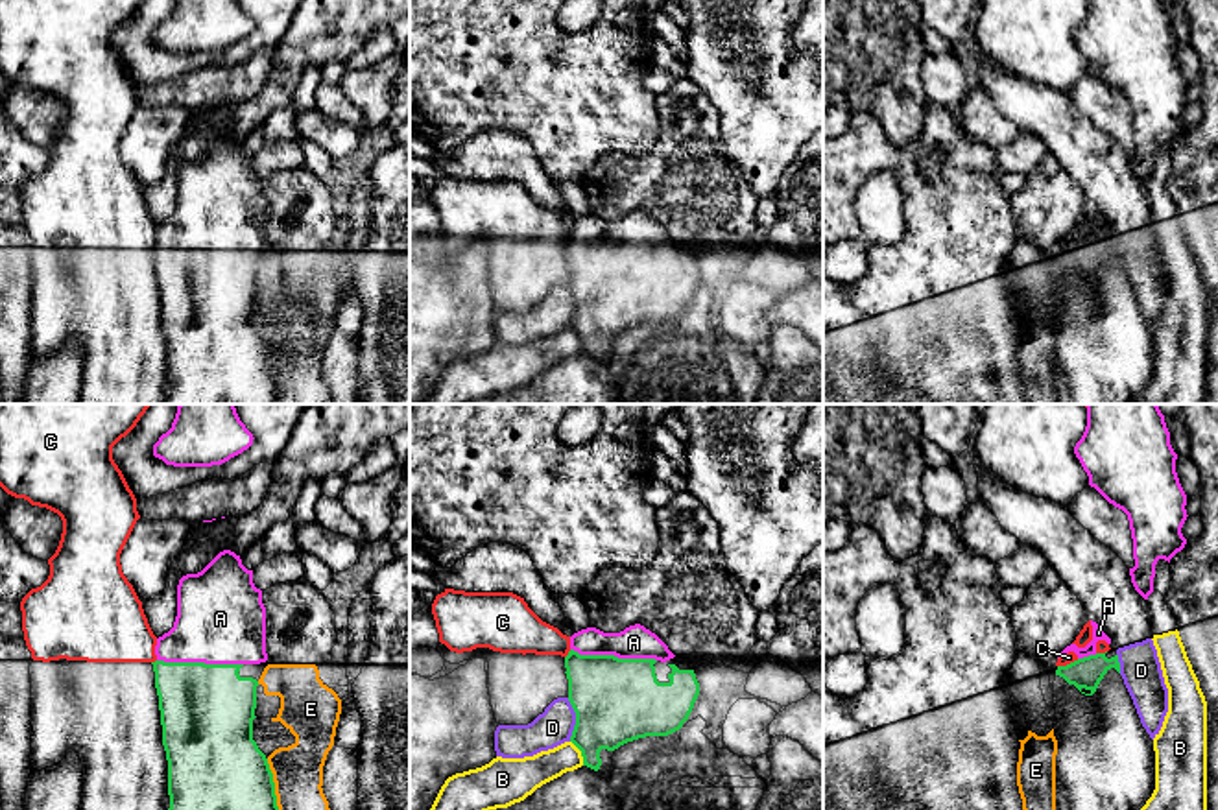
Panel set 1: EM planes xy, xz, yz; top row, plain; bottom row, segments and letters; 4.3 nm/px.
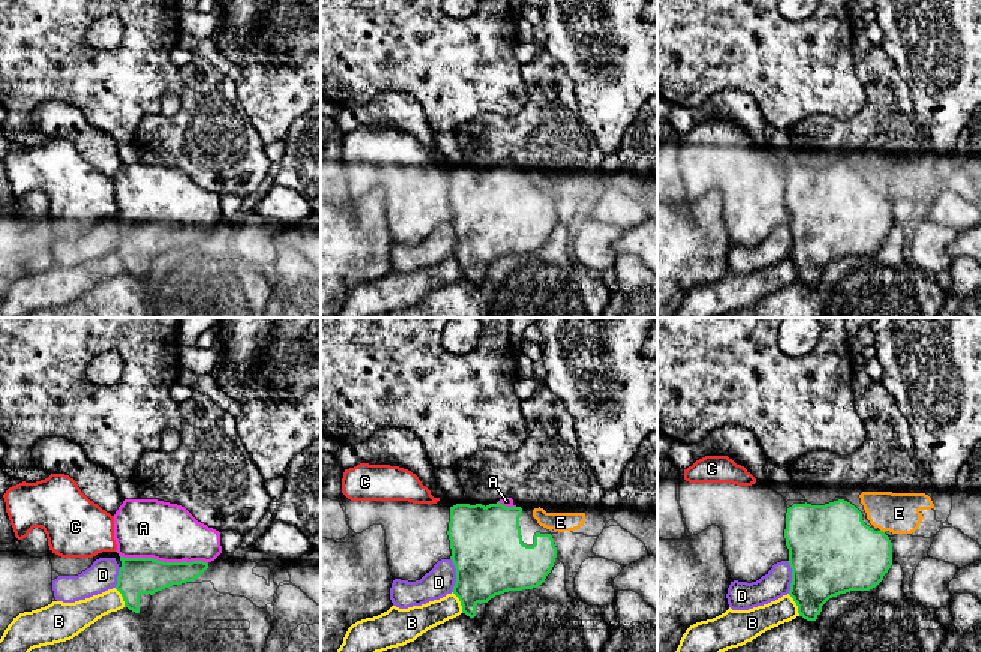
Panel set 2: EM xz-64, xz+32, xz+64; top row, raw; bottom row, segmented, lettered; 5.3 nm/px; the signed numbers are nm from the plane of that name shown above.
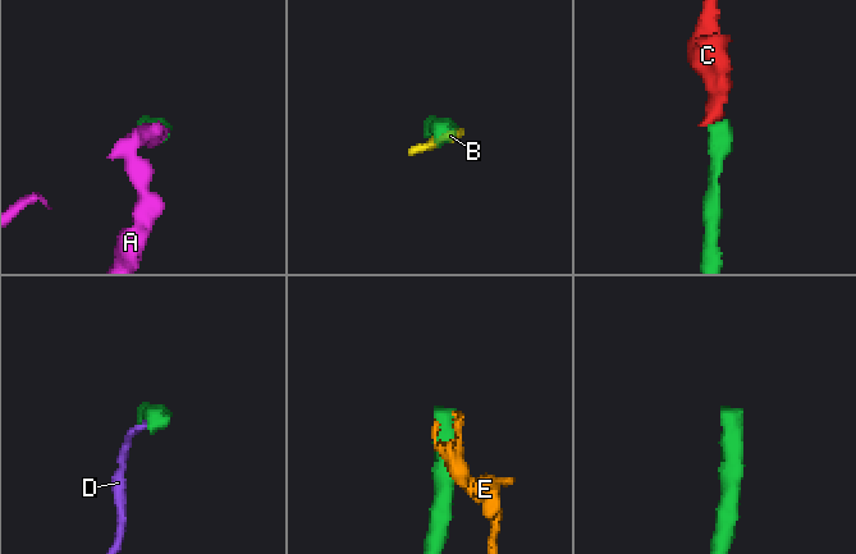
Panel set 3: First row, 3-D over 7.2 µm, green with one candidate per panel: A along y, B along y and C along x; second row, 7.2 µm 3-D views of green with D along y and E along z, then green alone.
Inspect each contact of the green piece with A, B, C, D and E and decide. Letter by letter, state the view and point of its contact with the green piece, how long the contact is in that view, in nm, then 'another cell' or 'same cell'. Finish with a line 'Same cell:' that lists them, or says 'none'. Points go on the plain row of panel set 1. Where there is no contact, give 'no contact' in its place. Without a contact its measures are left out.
A: xy (200, 250) | 380 nm | same cell
B: xz (582, 340) | 130 nm | another cell
C: yz (1067, 251) | 100 nm | another cell
D: xz (576, 307) | 190 nm | another cell
E: xy (274, 375) | 260 nm | another cell
Same cell: A

